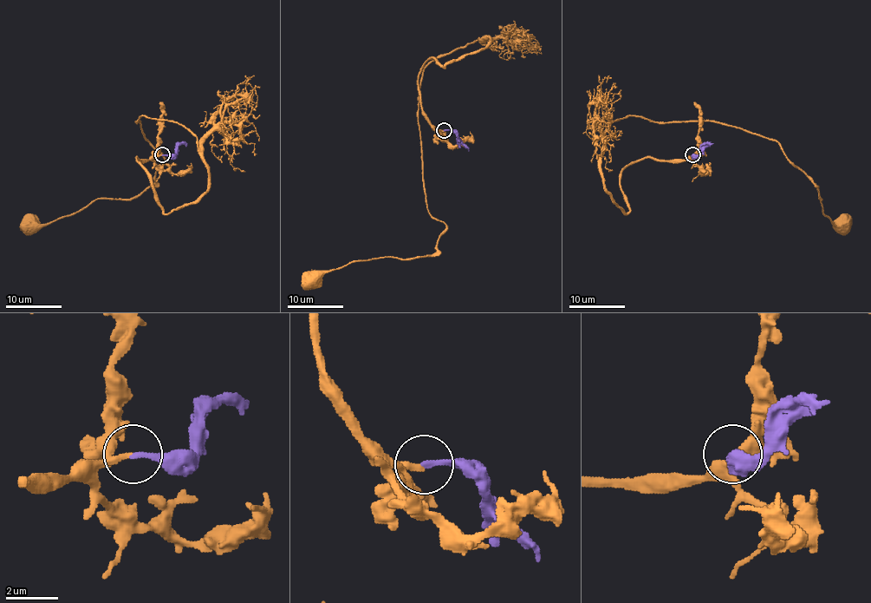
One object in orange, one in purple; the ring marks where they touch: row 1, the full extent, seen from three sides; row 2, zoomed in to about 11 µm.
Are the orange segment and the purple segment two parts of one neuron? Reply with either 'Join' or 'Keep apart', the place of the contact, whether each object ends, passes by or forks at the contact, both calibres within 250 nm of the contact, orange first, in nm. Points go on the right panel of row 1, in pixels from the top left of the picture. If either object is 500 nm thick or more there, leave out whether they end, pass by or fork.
Join. Place: (692, 154). At the ring orange passes by. At the ring purple ends. Thickness 170 nm (orange) against 200 nm

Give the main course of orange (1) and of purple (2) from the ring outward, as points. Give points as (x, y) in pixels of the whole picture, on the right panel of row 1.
1: (692, 154), (629, 164), (627, 213), (604, 187), (603, 136), (617, 119), (713, 121), (774, 139), (841, 223)
2: (692, 154), (697, 154), (705, 144), (713, 143)

